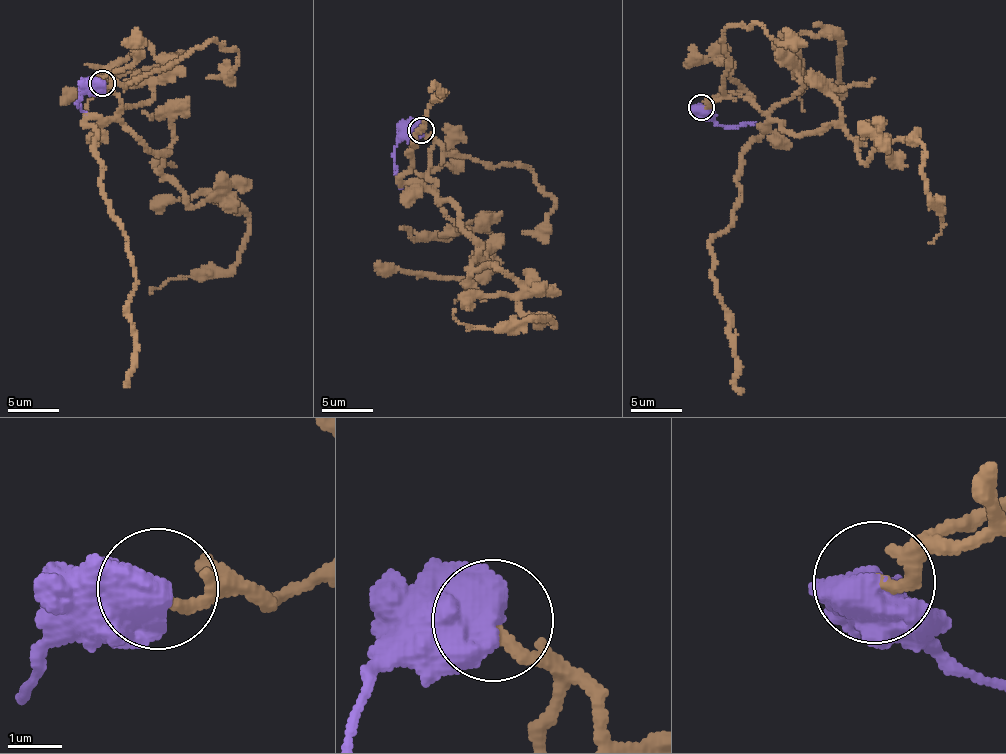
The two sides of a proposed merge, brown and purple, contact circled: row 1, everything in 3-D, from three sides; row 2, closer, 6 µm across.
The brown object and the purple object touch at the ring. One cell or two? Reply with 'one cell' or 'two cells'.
one cell

